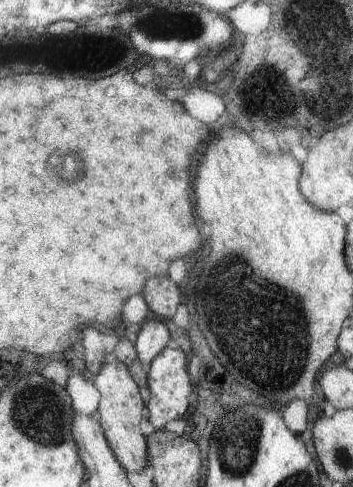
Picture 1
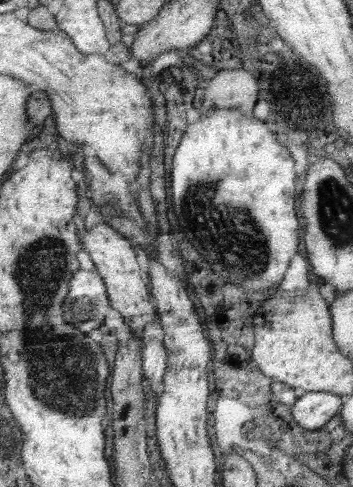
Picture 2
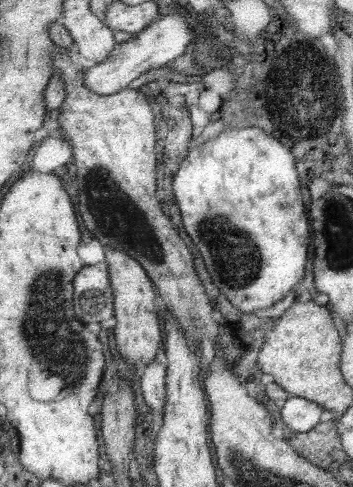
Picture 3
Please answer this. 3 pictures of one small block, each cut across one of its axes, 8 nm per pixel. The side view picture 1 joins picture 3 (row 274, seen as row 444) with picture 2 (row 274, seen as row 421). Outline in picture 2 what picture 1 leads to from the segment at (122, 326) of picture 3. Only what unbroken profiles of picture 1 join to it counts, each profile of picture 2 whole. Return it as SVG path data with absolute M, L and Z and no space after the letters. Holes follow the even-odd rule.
M101 220L99 224L95 224L93 230L85 228L85 234L81 234L81 240L85 244L85 252L93 256L97 270L103 276L105 286L109 288L109 298L113 302L113 308L121 312L131 332L143 336L145 326L155 318L159 318L159 312L151 302L151 292L149 292L151 284L145 282L141 276L141 266L137 262L137 252L135 252L137 248L133 248L131 240L123 232L113 228L113 224L109 224L107 220Z

